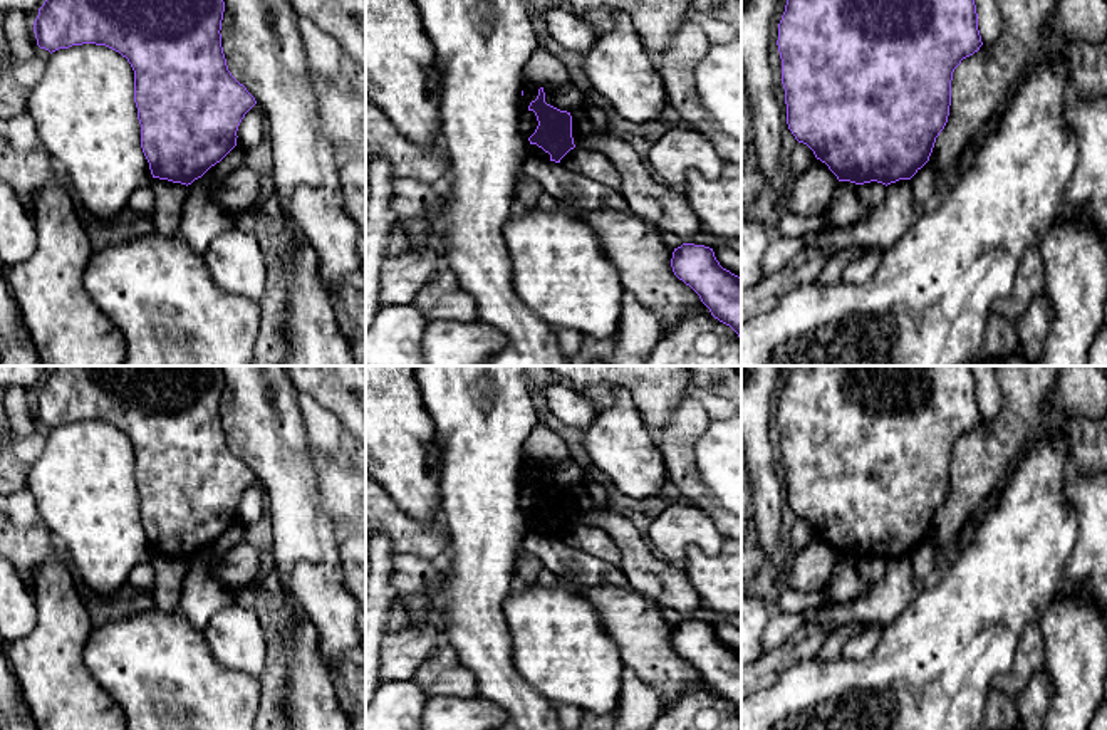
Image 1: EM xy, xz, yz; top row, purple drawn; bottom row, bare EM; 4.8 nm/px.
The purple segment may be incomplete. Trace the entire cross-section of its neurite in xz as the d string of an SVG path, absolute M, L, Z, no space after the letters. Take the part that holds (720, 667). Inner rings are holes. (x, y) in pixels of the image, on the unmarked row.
M694 619L674 624L671 643L699 671L711 691L730 701L741 717L741 653L723 644L713 624Z

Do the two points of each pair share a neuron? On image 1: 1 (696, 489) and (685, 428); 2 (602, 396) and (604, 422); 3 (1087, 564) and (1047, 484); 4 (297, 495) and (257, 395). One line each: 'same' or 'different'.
1: same
2: different
3: different
4: same

